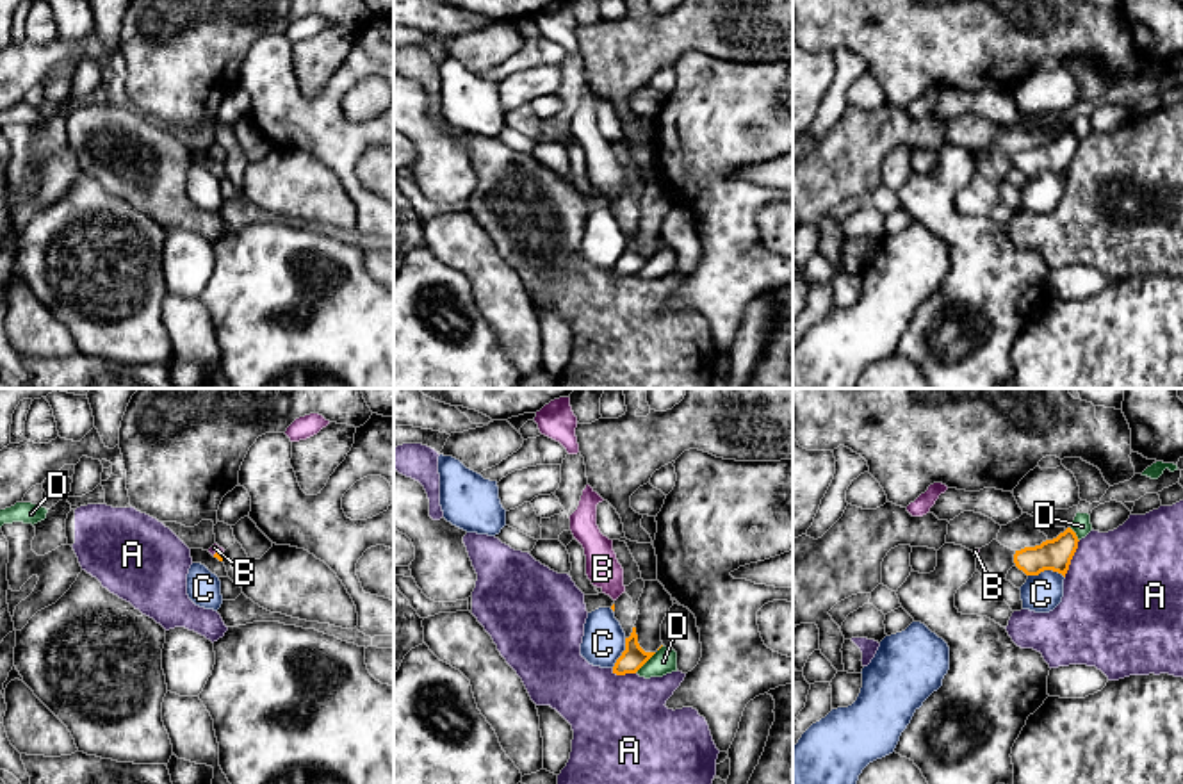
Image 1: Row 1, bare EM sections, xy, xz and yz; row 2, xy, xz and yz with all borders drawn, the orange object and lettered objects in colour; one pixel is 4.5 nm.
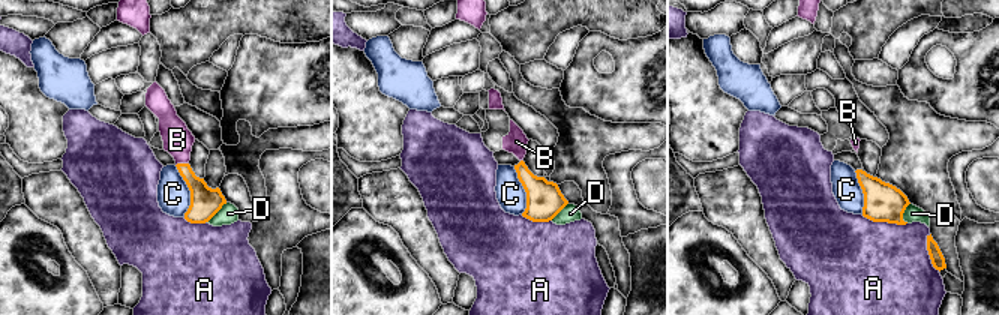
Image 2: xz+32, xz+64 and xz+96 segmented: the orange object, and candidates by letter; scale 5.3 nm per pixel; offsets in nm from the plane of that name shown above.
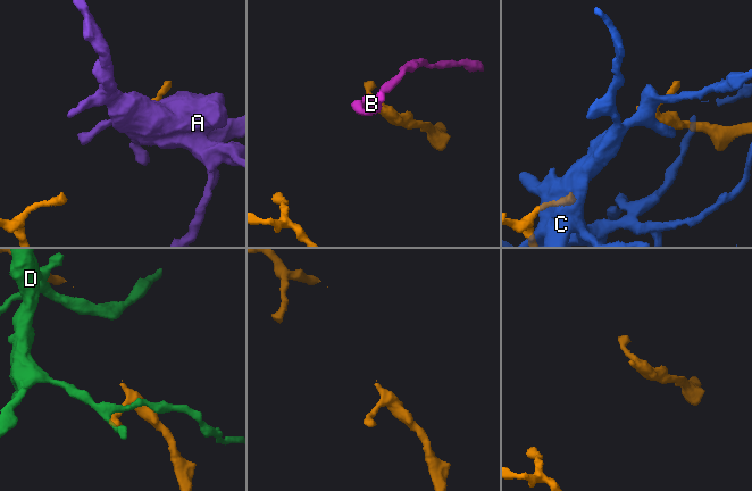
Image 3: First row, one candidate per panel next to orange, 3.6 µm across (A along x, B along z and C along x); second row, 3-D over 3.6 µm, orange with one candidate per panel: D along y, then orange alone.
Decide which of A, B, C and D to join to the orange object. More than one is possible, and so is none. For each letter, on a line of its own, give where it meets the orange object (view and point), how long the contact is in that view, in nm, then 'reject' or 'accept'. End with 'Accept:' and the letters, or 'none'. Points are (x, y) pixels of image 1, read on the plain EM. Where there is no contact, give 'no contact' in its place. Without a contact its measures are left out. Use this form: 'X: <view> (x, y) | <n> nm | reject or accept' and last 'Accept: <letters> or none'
A: yz (1071, 159) | 180 nm | reject
B: xy (218, 154) | 60 nm | accept
C: yz (1046, 170) | 170 nm | reject
D: xz (649, 259) | 180 nm | reject
Accept: B

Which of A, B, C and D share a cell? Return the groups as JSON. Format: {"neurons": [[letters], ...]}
{"neurons": [["A"], ["B"], ["C"], ["D"]]}

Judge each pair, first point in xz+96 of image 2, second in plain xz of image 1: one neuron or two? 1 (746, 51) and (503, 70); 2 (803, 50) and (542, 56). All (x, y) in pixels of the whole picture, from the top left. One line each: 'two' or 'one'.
1: two
2: two

